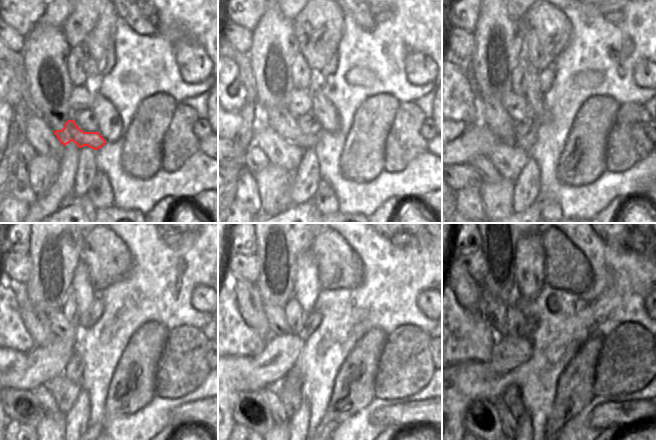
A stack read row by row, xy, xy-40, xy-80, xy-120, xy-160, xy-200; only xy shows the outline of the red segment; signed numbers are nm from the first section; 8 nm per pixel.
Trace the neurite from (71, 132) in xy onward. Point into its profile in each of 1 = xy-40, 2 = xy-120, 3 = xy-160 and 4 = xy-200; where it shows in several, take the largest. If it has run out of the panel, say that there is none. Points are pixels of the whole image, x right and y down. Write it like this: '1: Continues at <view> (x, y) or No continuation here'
1: Continues at xy-40 (278, 119)
2: Continues at xy-120 (36, 323)
3: Continues at xy-160 (250, 304)
4: Continues at xy-200 (467, 292).

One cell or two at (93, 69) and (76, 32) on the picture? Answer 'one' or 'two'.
one

